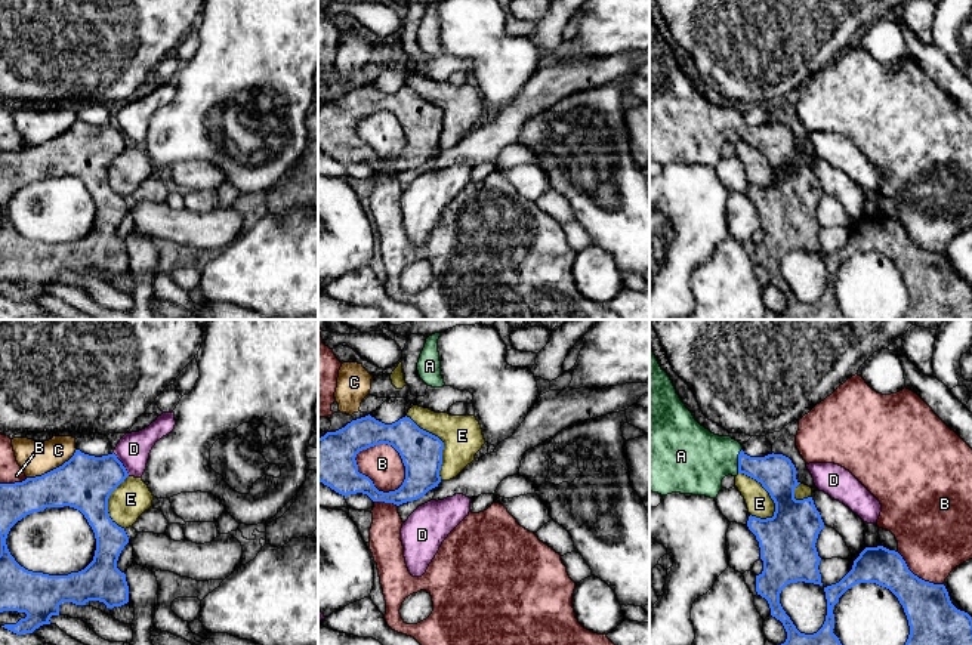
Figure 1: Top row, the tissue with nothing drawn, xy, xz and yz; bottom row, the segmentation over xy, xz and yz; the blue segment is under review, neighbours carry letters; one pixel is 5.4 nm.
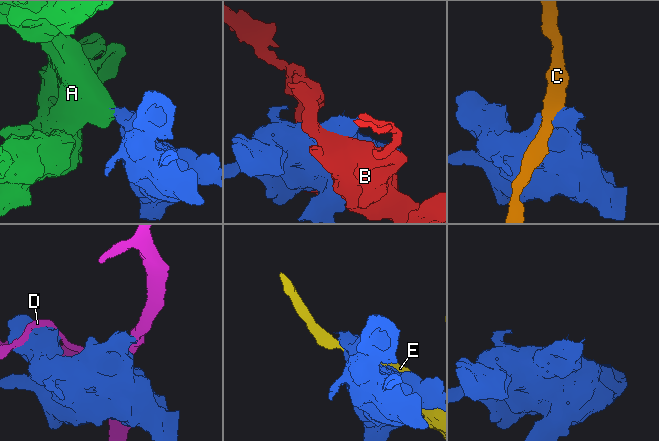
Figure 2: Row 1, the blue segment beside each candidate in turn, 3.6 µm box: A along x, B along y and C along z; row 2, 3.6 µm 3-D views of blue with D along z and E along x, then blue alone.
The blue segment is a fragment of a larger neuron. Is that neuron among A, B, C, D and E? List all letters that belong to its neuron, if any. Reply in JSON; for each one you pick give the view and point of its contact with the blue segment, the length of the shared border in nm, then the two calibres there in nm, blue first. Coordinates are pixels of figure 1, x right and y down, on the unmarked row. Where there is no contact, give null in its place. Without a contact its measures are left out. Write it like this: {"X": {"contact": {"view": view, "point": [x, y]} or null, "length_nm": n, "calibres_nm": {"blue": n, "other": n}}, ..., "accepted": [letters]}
{"A": {"contact": {"view": "yz", "point": [738, 129]}, "length_nm": 140, "calibres_nm": {"blue": 200, "other": 360}}, "accepted": ["A"]}

